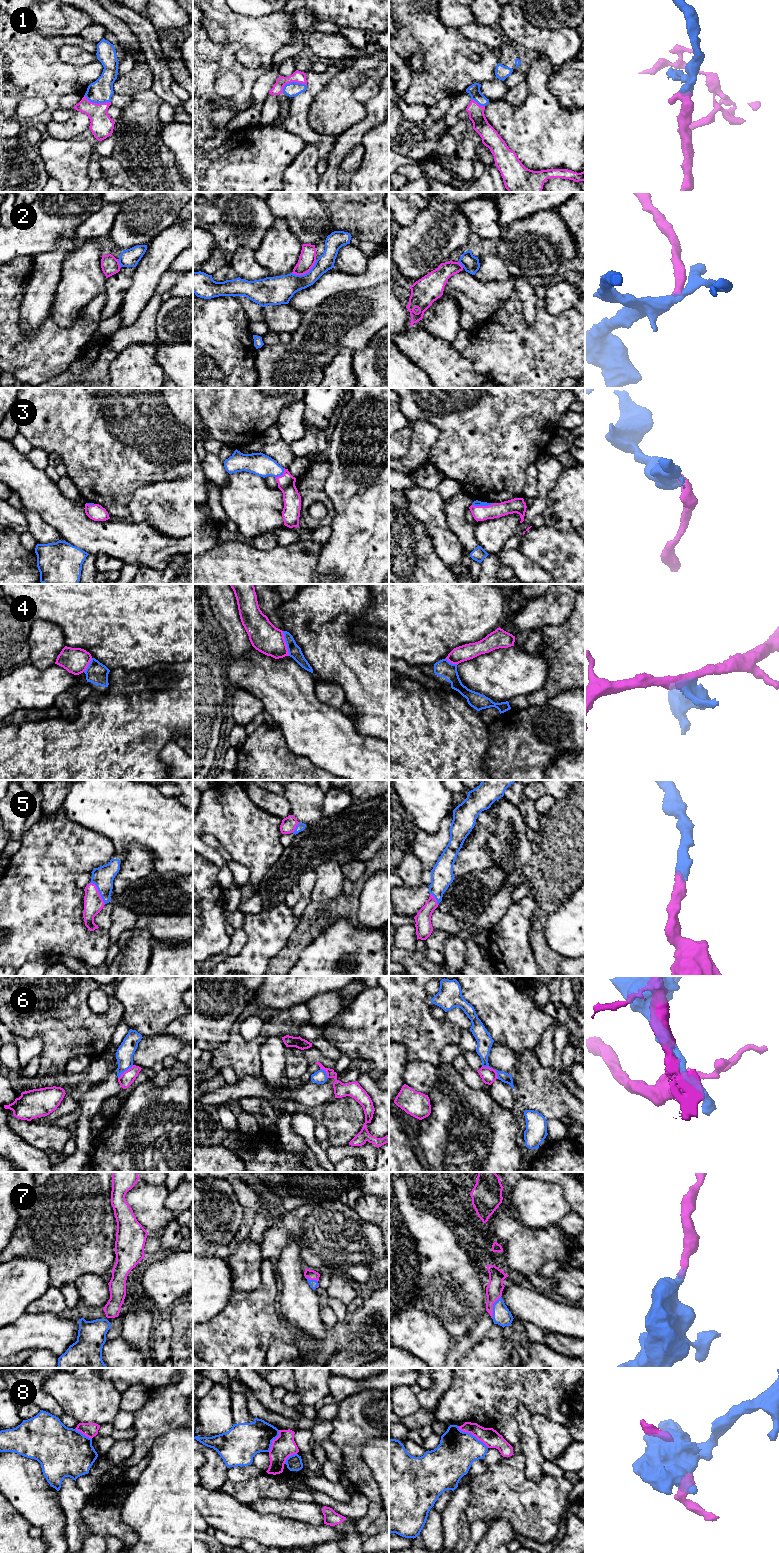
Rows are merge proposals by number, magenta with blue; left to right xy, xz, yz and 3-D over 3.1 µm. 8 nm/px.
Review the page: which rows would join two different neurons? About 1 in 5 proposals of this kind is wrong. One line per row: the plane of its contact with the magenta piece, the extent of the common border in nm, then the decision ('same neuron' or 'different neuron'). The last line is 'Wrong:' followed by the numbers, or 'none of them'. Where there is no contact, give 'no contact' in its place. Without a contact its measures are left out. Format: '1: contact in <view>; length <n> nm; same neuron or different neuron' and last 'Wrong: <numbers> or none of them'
1: contact in xz; length 220 nm; same neuron
2: contact in xz; length 220 nm; different neuron
3: contact in yz; length 180 nm; same neuron
4: contact in xz; length 200 nm; different neuron
5: contact in xy; length 220 nm; same neuron
6: contact in yz; length 170 nm; different neuron
7: contact in yz; length 190 nm; same neuron
8: contact in yz; length 300 nm; different neuron
Wrong: 2, 4, 6, 8

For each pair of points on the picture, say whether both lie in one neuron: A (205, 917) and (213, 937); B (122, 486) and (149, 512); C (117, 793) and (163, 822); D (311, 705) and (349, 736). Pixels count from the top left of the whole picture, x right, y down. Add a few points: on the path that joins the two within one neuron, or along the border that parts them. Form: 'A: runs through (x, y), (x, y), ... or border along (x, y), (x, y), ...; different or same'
A: runs through (205, 922), (205, 929), (208, 932); same
B: border along (152, 483), (134, 492), (129, 516); different
C: runs through (128, 804), (136, 812), (152, 819); same
D: runs through (320, 714), (340, 734); same

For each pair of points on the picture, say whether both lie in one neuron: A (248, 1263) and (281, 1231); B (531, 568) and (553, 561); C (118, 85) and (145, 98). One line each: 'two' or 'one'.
A: two
B: two
C: two

